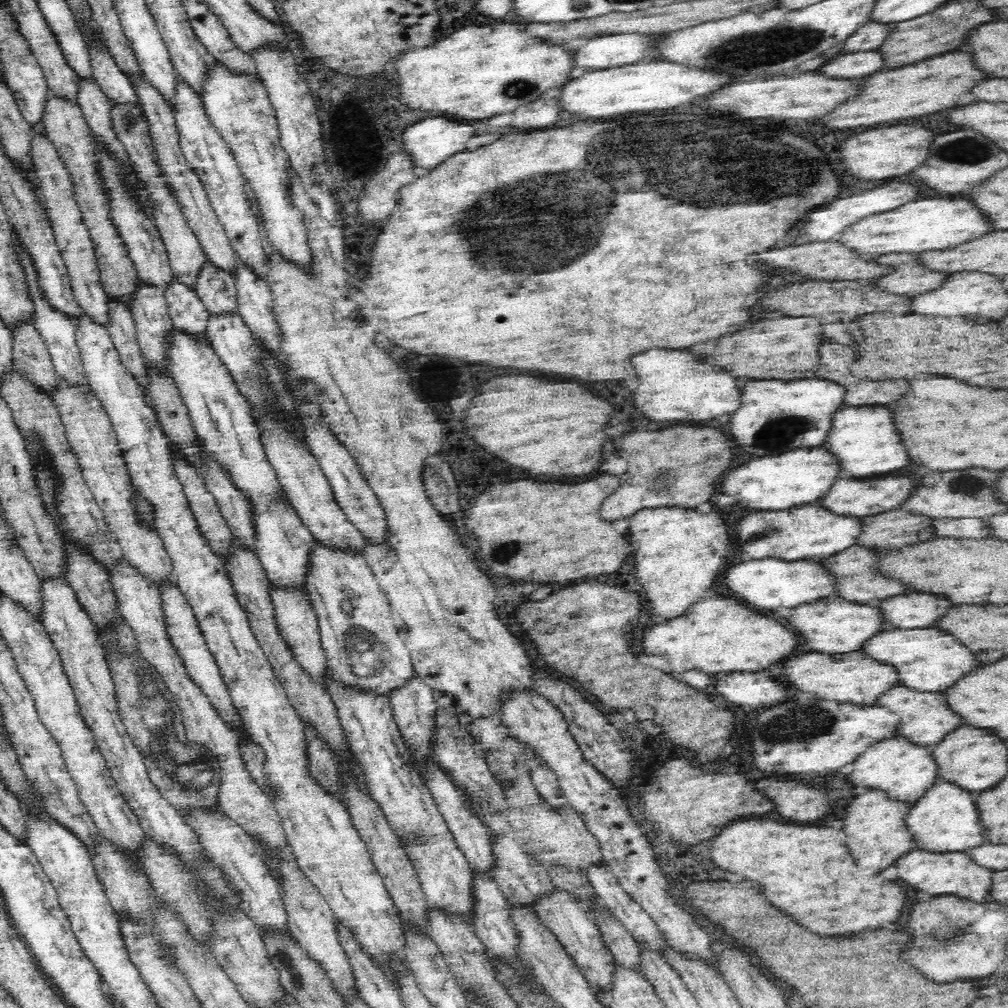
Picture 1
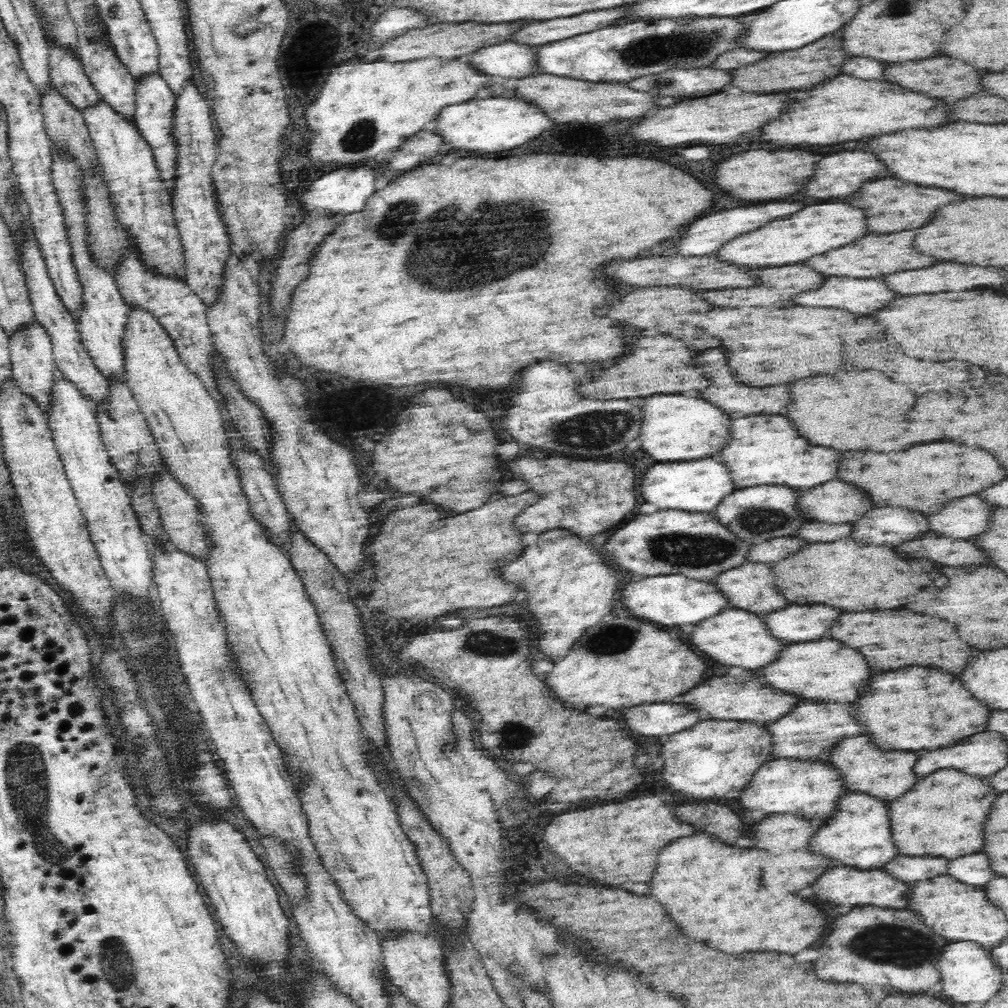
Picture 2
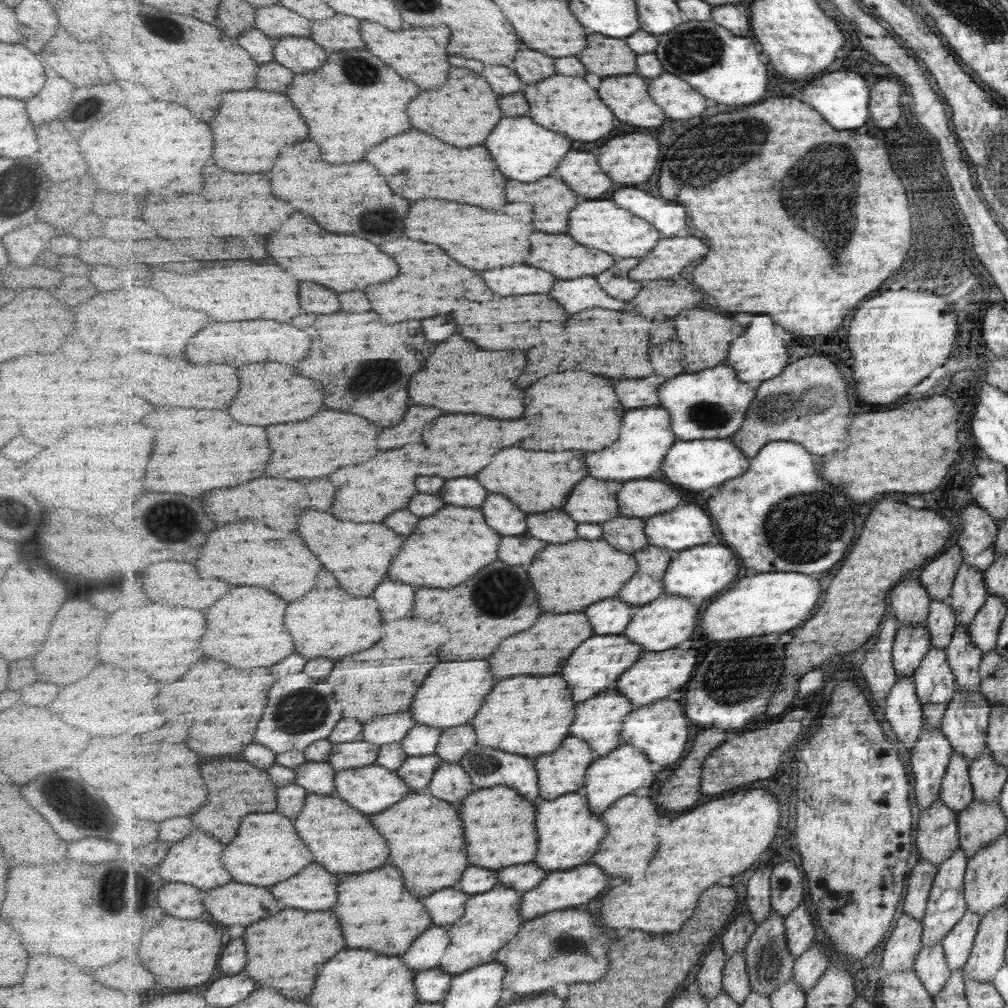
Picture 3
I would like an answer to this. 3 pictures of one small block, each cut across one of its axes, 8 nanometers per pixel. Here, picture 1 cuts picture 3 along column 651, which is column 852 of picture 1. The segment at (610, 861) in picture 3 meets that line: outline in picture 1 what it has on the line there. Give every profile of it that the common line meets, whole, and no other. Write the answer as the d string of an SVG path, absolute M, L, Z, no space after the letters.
M870 789L870 792L850 800L842 814L842 830L848 834L848 852L856 866L870 868L872 874L878 874L882 868L890 866L900 856L912 850L912 836L904 826L904 814L908 812L908 806L910 804L906 802L888 800L886 793L876 789Z

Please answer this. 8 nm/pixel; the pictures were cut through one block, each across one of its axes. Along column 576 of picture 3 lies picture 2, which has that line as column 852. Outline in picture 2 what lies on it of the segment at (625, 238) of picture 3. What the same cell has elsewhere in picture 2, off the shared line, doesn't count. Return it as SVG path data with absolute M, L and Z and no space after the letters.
M824 202L803 206L792 214L775 218L752 232L740 234L722 244L722 248L712 252L712 256L722 258L722 262L740 264L748 269L763 269L800 263L805 258L822 254L830 248L844 246L864 232L864 214L850 208L846 202Z

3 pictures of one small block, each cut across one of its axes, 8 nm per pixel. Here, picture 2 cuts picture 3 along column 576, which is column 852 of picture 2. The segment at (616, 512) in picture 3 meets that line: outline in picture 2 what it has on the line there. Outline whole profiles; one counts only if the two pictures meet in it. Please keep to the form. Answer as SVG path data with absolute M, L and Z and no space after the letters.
M822 482L810 490L797 490L795 508L802 520L842 524L870 510L868 498L842 482Z

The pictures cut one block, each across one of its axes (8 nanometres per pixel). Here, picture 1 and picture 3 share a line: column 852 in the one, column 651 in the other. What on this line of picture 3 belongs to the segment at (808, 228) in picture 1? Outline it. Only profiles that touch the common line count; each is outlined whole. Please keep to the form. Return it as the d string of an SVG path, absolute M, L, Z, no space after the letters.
M627 186L617 190L613 200L619 202L618 205L624 209L652 222L660 230L662 238L691 236L689 222L687 222L689 218L687 208L671 200L665 200L661 194L653 196L645 190Z

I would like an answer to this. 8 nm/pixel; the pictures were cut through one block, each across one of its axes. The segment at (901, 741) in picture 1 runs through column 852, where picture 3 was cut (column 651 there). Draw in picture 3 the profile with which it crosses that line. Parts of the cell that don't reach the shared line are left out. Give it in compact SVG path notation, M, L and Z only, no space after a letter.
M622 744L605 758L599 758L599 762L595 762L595 766L591 766L591 774L586 776L587 792L584 793L591 798L590 809L601 814L601 812L609 810L619 798L629 796L639 788L653 786L657 780L655 768L657 768L655 763L636 746Z

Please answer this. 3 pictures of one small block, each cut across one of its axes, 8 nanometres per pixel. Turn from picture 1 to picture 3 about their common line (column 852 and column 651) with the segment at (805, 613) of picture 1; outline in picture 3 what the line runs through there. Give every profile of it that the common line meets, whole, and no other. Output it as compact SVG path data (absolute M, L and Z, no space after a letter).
M666 592L653 604L635 608L635 622L631 624L631 630L627 630L627 636L633 642L639 642L647 651L663 652L679 646L685 640L691 640L691 636L697 634L699 614L701 614L701 608L695 606L691 598Z

